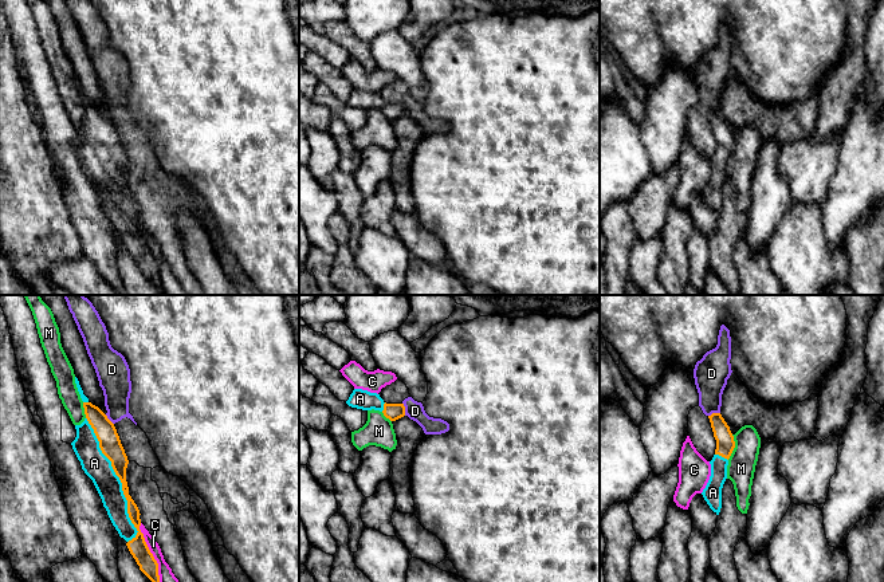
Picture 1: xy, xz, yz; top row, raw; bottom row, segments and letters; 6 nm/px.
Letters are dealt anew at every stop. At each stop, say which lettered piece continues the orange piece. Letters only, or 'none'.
A

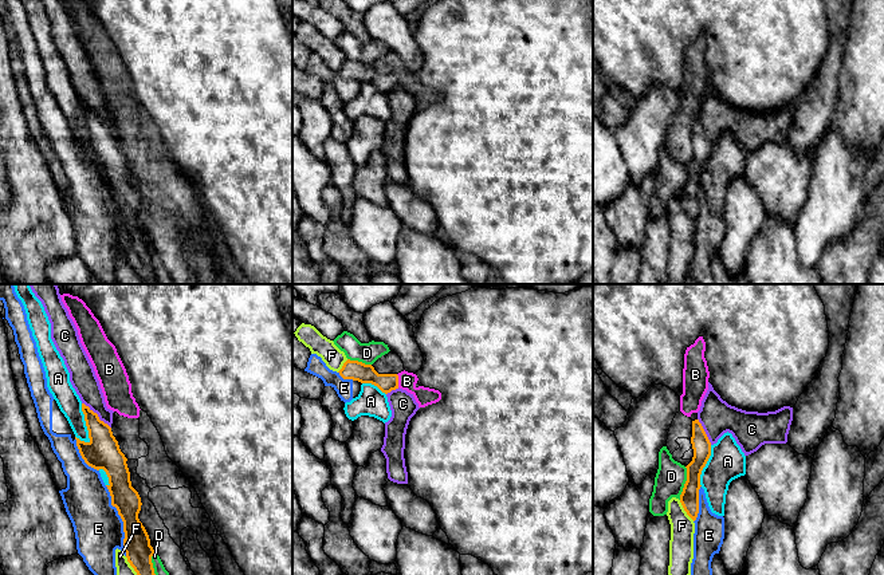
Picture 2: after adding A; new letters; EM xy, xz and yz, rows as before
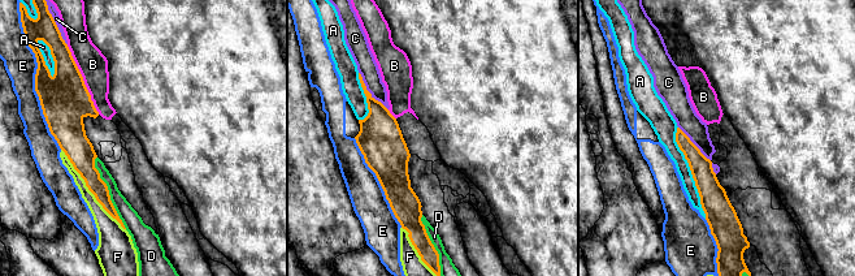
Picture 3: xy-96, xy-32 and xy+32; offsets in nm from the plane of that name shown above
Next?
none

